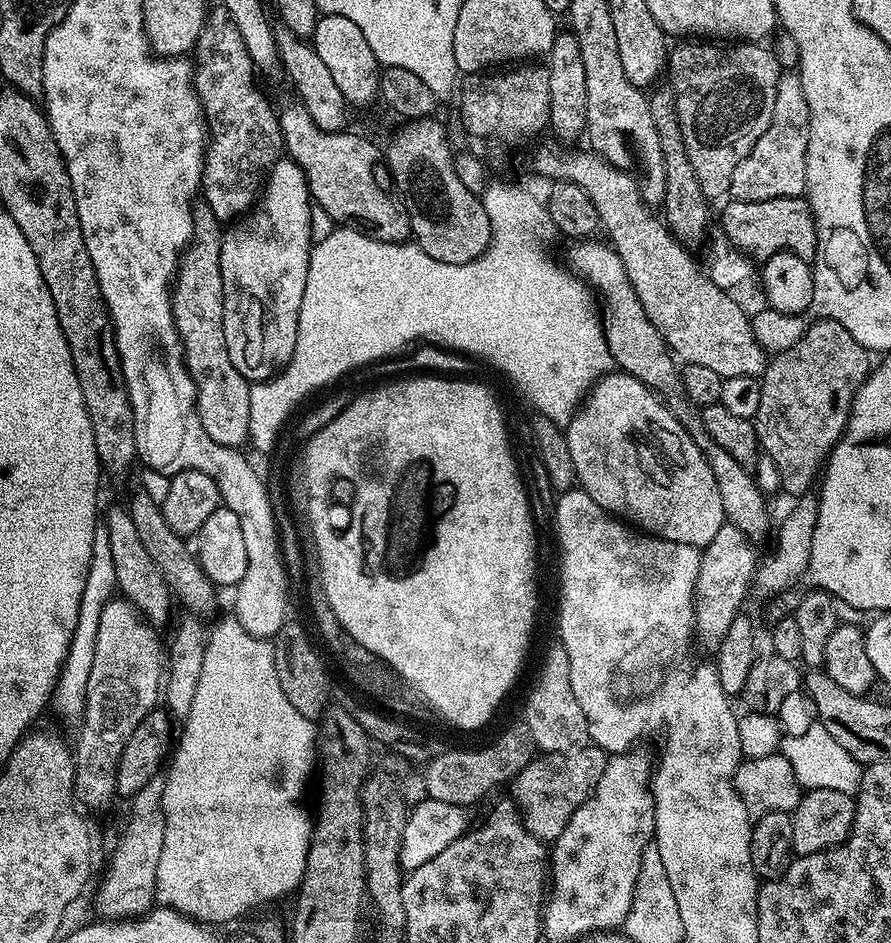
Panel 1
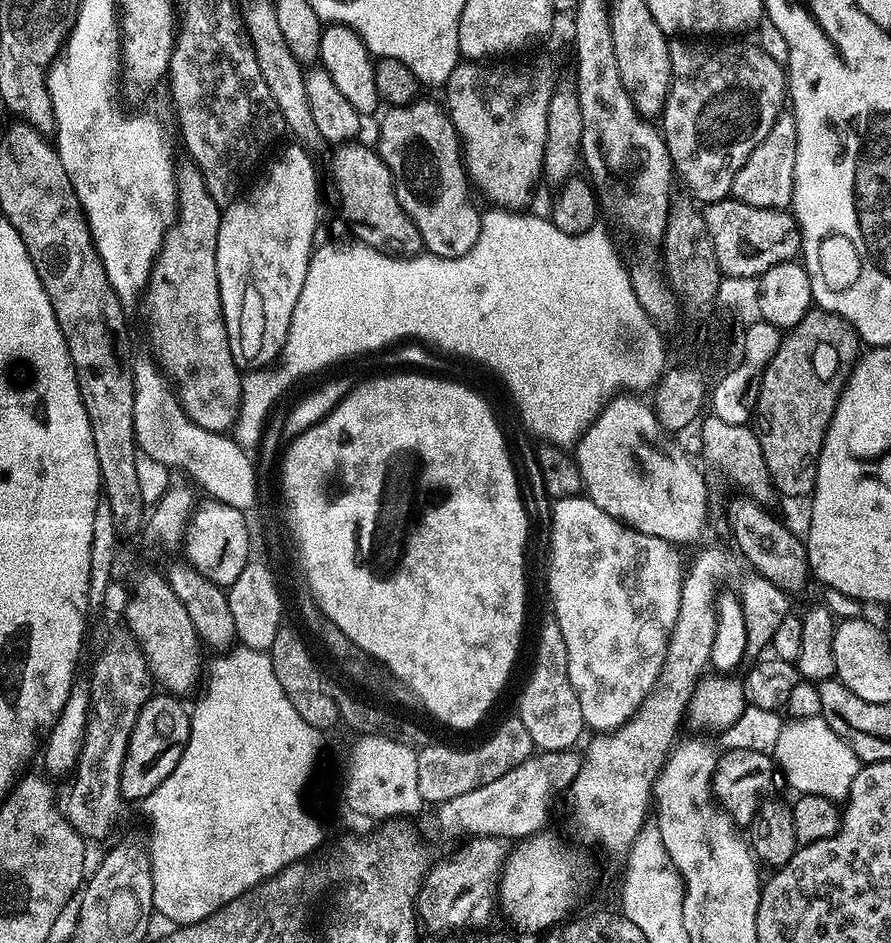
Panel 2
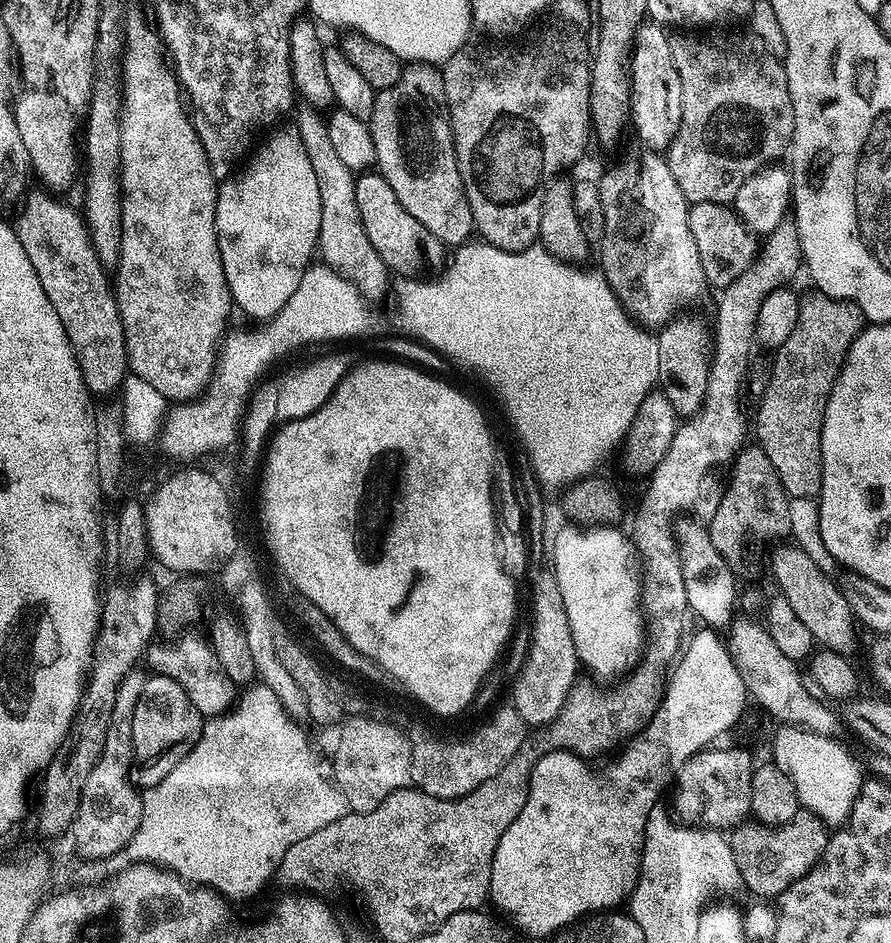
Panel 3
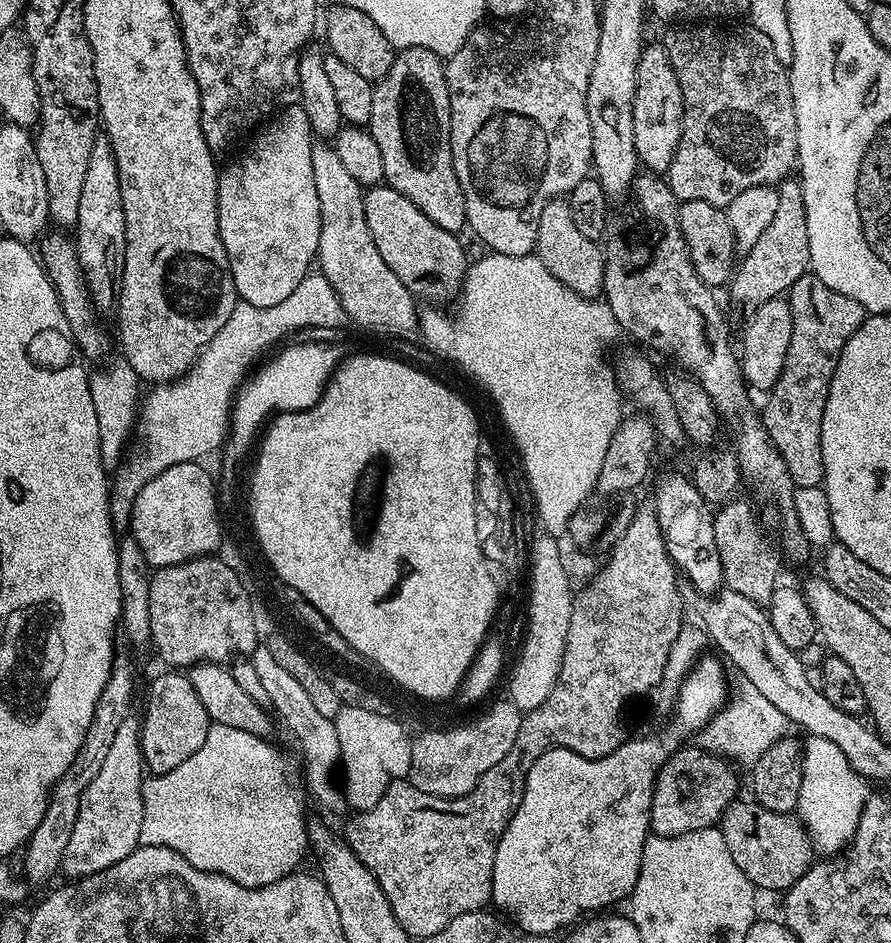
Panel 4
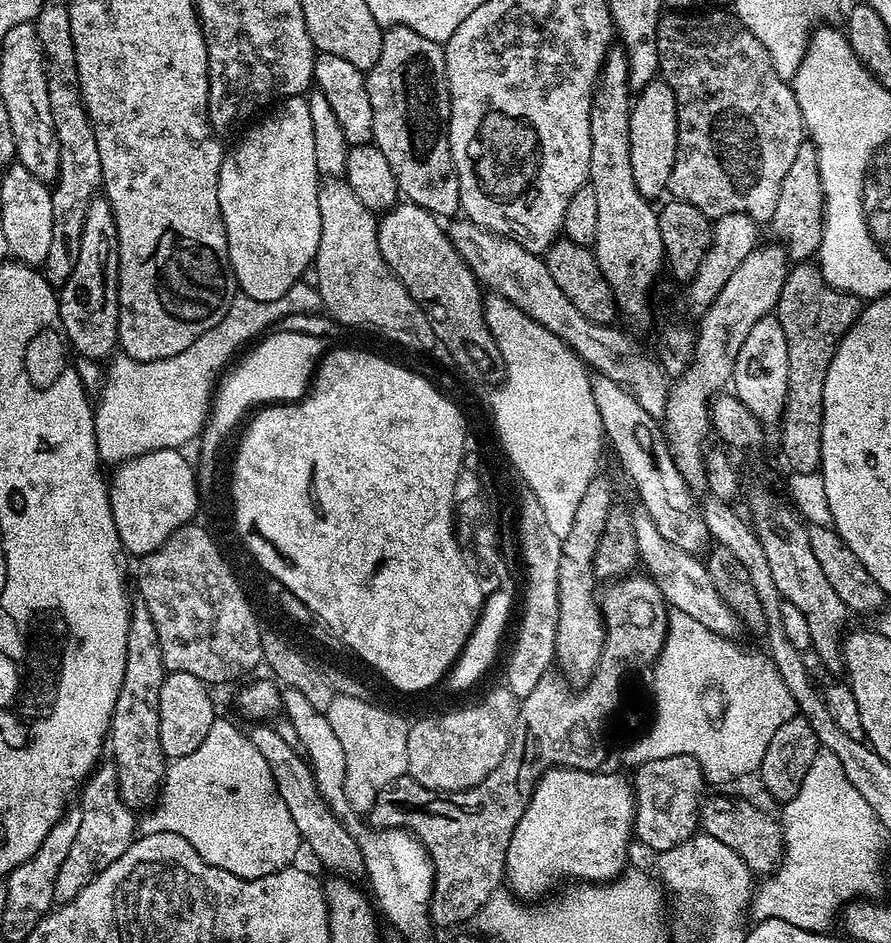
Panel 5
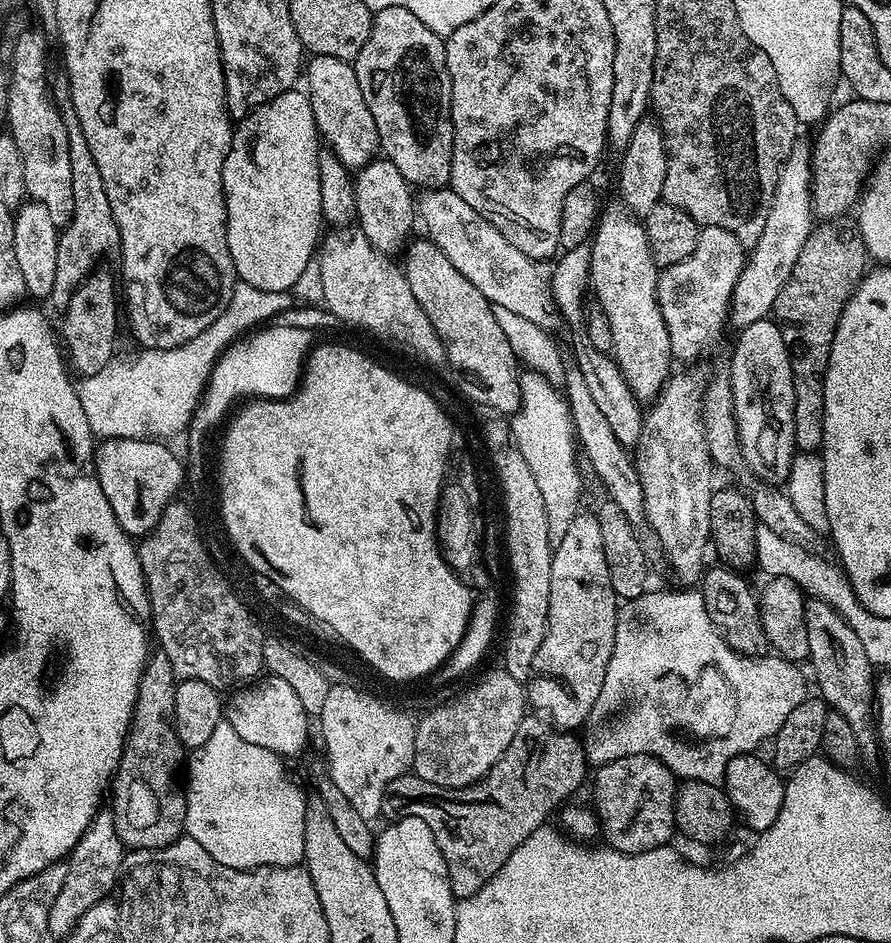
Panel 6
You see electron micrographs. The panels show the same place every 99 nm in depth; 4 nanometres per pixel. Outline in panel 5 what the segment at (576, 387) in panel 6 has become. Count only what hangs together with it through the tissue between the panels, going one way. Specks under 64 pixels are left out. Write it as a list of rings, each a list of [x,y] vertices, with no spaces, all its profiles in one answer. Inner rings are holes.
[[[633,507],[631,514],[634,522],[634,538],[638,542],[639,561],[642,566],[644,564],[643,569],[651,576],[658,590],[662,590],[669,609],[690,614],[690,618],[697,619],[698,622],[702,622],[702,626],[714,630],[720,636],[739,637],[739,632],[742,632],[740,620],[734,614],[734,610],[730,610],[722,594],[718,594],[708,573],[707,563],[697,553],[681,550],[679,546],[674,546],[674,542],[662,538],[658,526],[654,526],[654,518],[650,518],[650,514],[646,514],[644,508]]]

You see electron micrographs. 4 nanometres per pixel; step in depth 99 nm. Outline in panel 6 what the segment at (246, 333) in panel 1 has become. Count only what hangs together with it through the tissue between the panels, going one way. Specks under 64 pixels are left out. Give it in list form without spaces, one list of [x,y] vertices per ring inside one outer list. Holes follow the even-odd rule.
[[[293,90],[278,94],[278,98],[258,106],[246,119],[235,125],[232,133],[232,148],[222,166],[222,186],[224,187],[224,201],[226,202],[226,214],[228,215],[228,245],[230,246],[232,261],[236,267],[237,277],[243,283],[254,286],[258,290],[287,292],[294,288],[307,263],[317,255],[318,241],[322,236],[322,231],[320,232],[320,228],[322,229],[320,187],[318,186],[318,154],[321,147],[322,141],[316,131],[316,123],[314,122],[314,110],[308,101],[308,93],[304,90]]]

